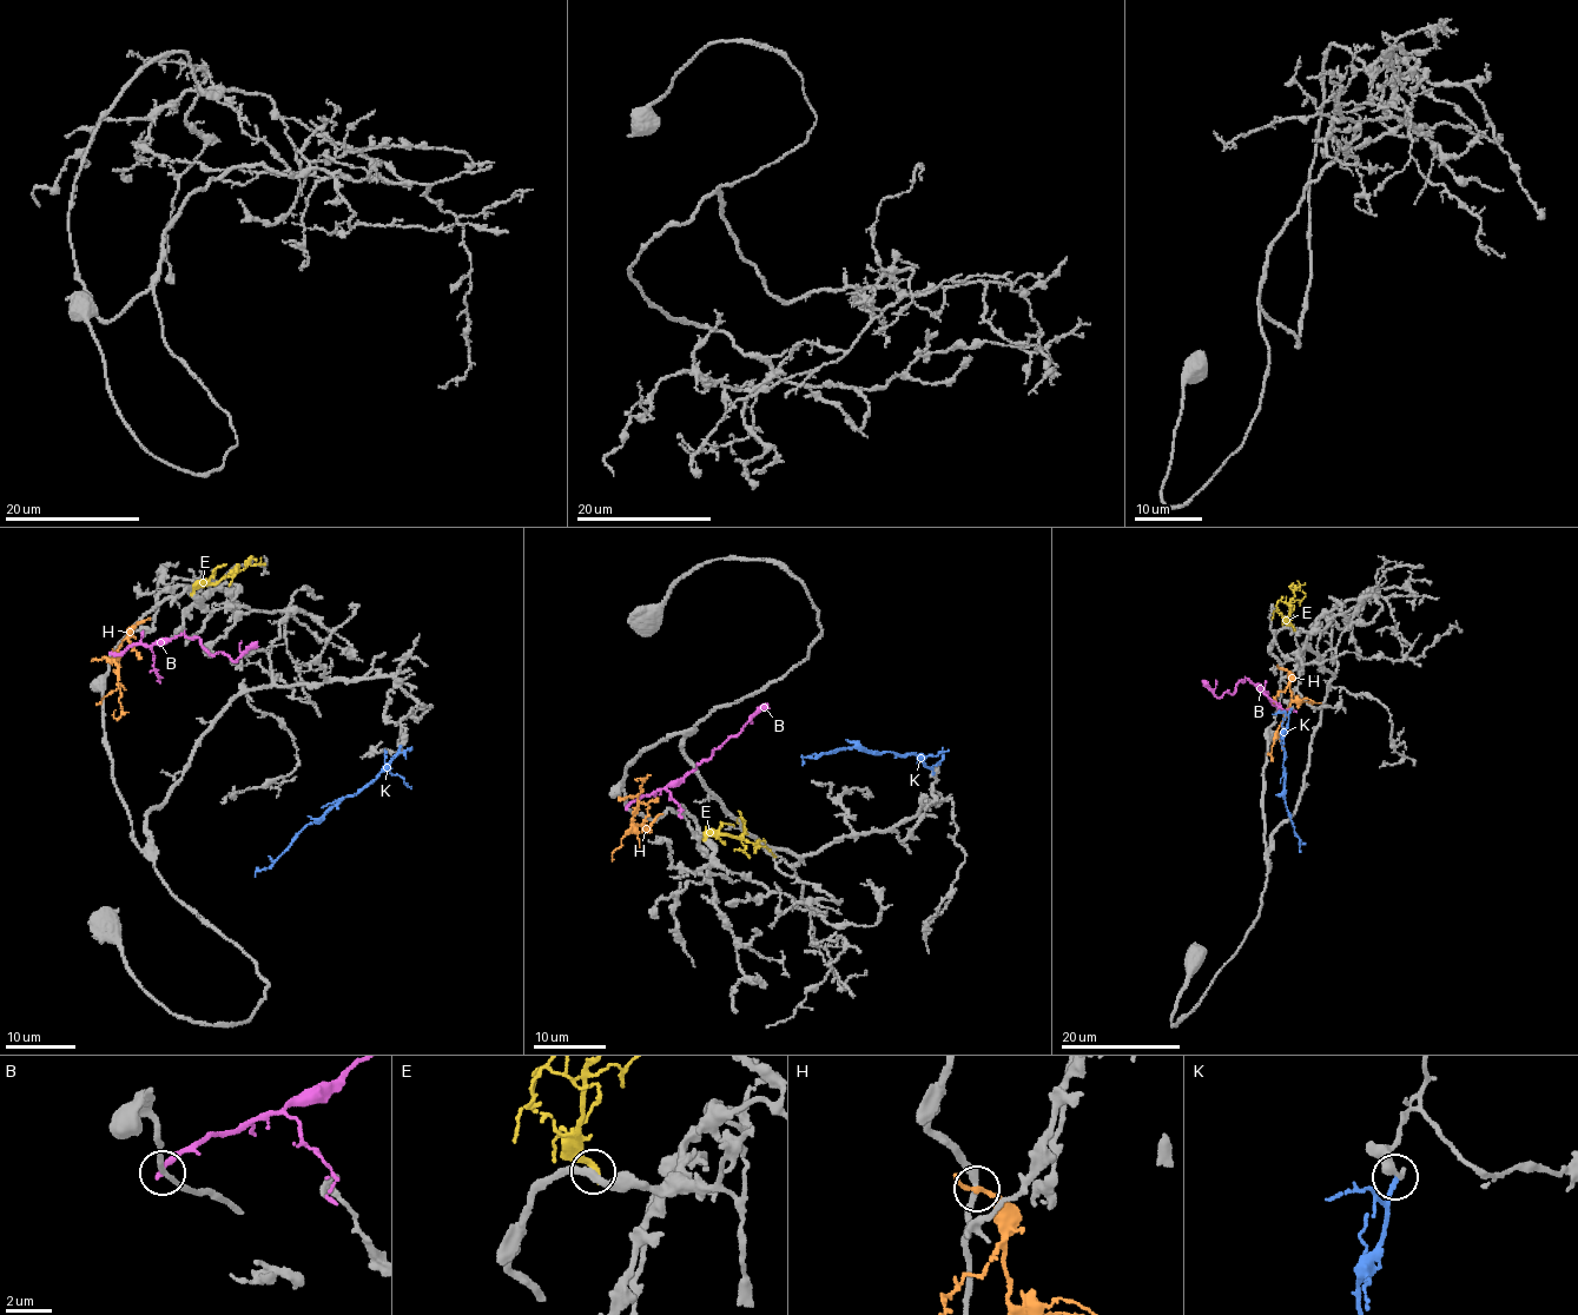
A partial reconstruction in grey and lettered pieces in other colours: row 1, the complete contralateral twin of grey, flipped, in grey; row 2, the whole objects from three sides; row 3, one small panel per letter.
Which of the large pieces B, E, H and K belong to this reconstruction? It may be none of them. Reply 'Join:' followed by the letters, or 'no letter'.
Join: no letter

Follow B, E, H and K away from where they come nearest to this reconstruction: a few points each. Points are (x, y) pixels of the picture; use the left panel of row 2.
B: (111, 653), (130, 645), (160, 645), (184, 633), (212, 655), (222, 652), (236, 661), (257, 641)
E: (192, 590), (217, 583), (249, 563), (265, 563)
H: (140, 621), (114, 656), (123, 712), (117, 719), (113, 717), (116, 709)
K: (400, 745), (389, 766), (356, 793), (348, 794), (309, 824), (255, 877)

